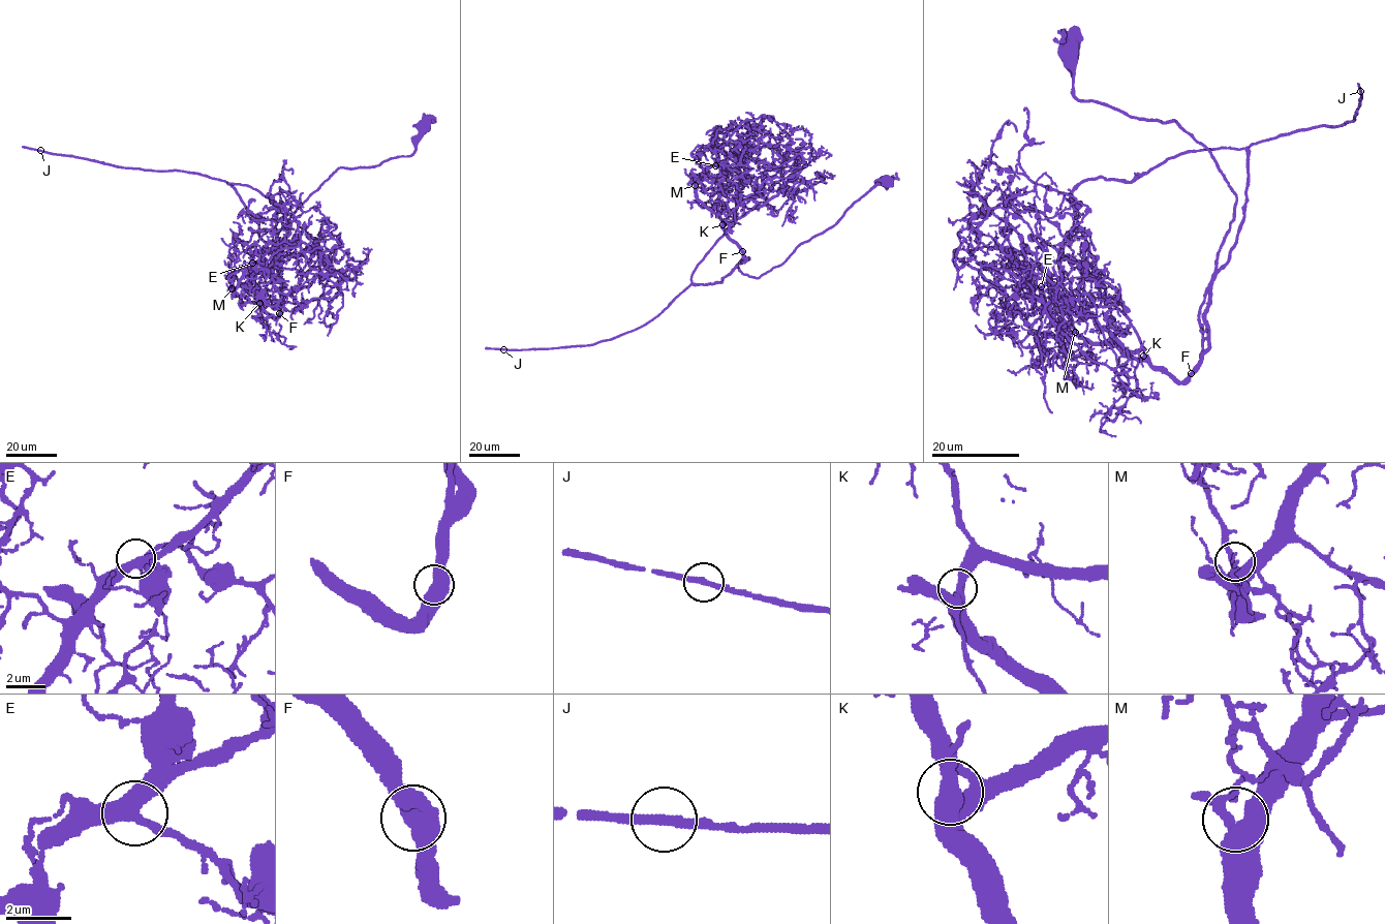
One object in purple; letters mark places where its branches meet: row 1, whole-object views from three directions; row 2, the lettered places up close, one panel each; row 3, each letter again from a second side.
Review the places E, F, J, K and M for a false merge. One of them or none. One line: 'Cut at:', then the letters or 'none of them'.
Cut at: none of them

